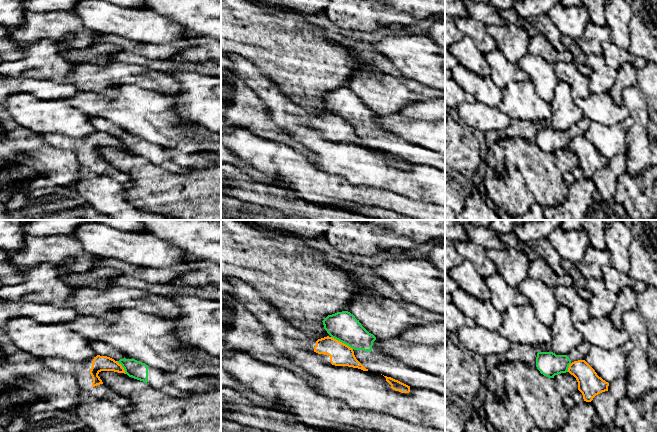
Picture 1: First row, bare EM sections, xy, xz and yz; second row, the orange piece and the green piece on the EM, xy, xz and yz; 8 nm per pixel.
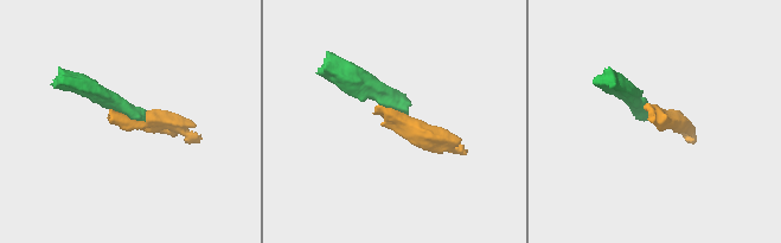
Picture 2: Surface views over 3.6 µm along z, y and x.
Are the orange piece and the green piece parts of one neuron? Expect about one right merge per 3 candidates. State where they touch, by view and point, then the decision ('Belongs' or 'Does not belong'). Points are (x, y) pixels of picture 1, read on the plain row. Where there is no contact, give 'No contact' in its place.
Touches orange at xz (341, 118). Does not belong

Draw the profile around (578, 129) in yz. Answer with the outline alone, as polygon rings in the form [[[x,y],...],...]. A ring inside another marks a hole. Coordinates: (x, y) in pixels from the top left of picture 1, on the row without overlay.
[[[583,116],[567,131],[556,131],[553,128],[539,128],[536,133],[536,143],[546,153],[554,154],[555,151],[568,148],[569,141],[578,136],[584,136],[591,121]]]

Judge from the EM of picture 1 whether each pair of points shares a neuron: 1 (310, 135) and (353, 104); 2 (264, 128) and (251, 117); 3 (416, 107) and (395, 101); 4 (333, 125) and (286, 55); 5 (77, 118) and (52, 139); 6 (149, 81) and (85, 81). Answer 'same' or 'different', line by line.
1: different
2: same
3: different
4: different
5: different
6: same

